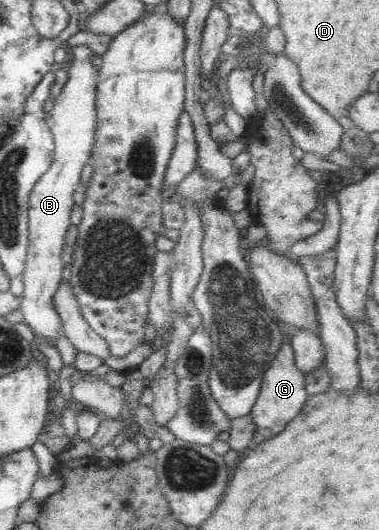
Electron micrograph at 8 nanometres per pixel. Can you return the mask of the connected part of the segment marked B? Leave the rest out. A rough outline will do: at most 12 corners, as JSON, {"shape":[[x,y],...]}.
{"shape":[[87,45],[48,113],[55,143],[28,200],[19,310],[54,347],[73,195],[97,128]]}

